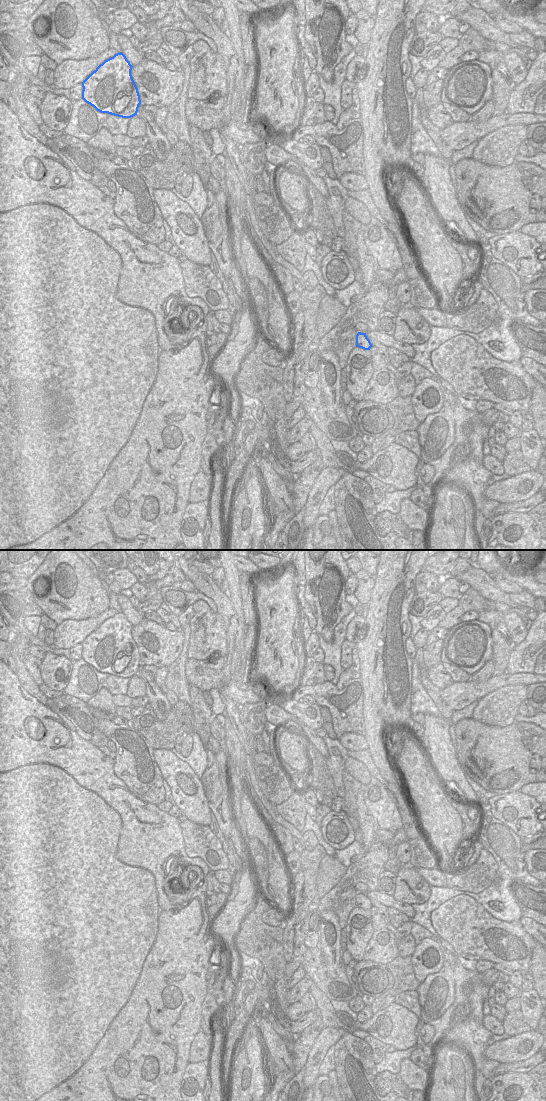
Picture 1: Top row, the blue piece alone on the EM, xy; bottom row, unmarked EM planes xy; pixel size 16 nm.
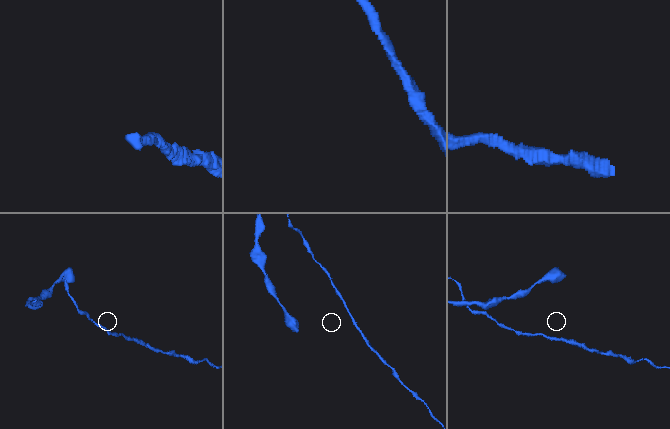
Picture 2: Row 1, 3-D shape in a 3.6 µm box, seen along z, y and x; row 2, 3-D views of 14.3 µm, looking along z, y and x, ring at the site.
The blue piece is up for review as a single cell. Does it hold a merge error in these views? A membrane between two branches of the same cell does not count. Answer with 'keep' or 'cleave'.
cleave

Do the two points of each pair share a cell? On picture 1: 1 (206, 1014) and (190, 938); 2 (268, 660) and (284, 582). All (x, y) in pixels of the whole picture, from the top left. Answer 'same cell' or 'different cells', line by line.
1: different cells
2: same cell

